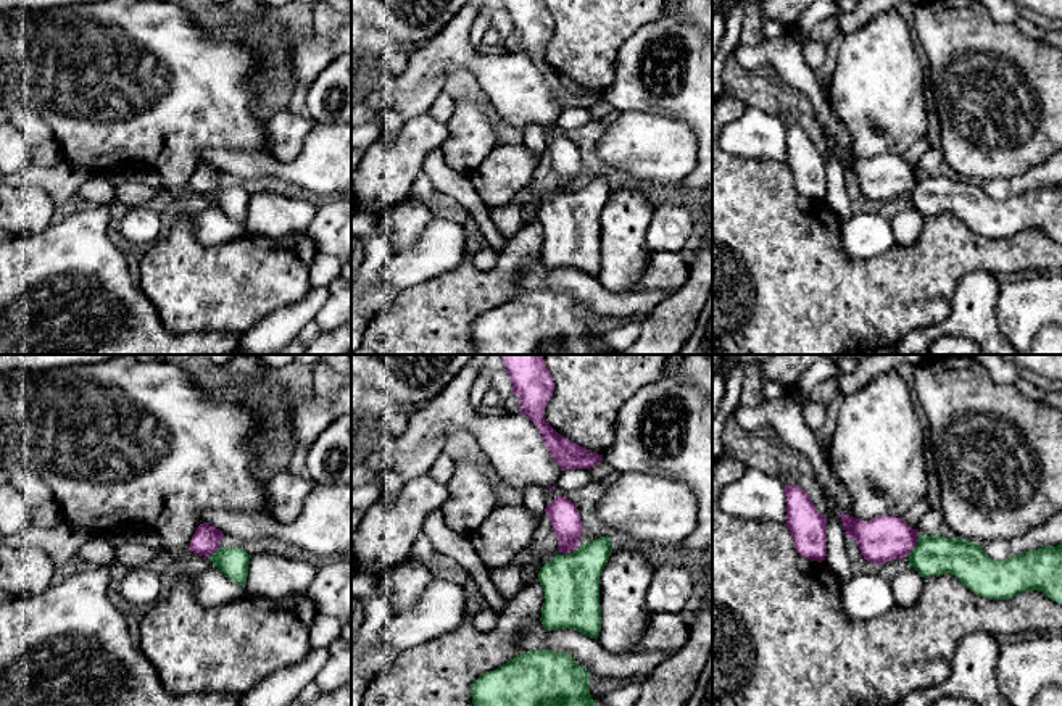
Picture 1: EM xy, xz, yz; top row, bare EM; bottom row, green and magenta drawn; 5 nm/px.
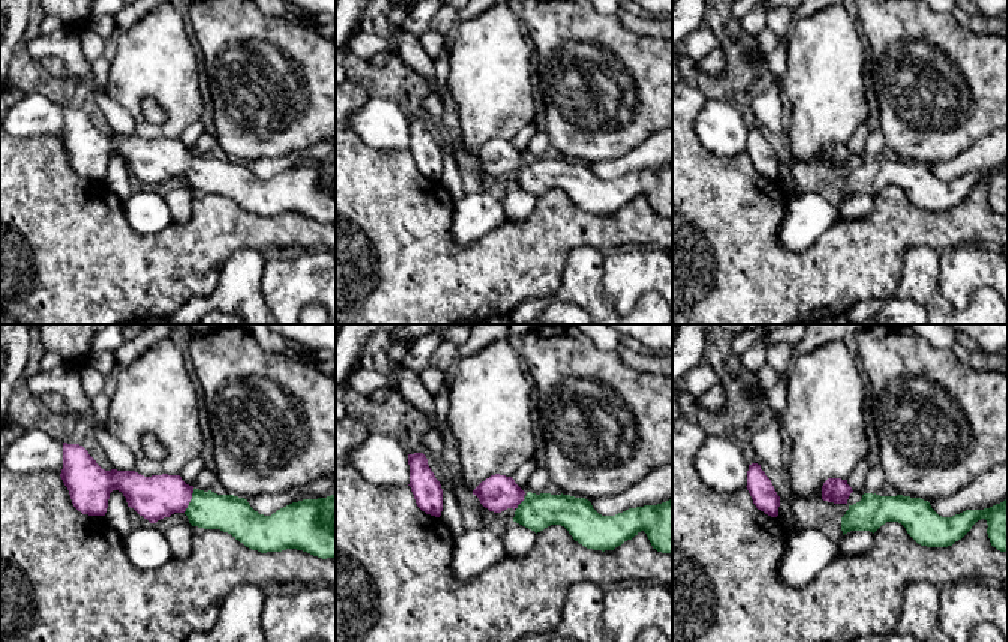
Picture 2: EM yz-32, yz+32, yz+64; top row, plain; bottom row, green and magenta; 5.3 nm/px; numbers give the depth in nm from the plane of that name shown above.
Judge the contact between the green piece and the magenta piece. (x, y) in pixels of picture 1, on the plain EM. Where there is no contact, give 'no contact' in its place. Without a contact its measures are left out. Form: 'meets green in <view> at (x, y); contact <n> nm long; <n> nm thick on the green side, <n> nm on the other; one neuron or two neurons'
meets green in yz at (916, 184); contact 130 nm long; 200 nm thick on the green side, 220 nm on the other; one neuron

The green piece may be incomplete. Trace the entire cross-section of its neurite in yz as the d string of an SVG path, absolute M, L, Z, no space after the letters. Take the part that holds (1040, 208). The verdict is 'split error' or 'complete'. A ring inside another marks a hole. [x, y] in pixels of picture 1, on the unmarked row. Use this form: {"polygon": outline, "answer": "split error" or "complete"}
{"polygon": "M841 152L840 156L848 177L854 177L861 193L875 205L907 195L909 206L922 216L952 213L983 237L1009 239L1038 229L1062 243L1062 184L994 200L978 181L922 174L902 156L861 160Z", "answer": "split error"}

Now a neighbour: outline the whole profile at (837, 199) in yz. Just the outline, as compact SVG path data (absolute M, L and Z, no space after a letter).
M830 148L827 153L827 195L823 201L838 216L840 222L844 222L853 216L848 197L848 179L840 152Z

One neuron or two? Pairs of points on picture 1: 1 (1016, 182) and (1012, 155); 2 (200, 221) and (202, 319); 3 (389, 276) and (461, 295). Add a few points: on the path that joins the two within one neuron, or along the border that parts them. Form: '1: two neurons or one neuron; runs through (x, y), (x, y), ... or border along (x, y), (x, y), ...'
1: two neurons; border along (1045, 160), (1017, 174), (998, 176), (982, 182)
2: two neurons; border along (190, 216), (195, 237), (207, 245), (237, 236)
3: two neurons; border along (452, 268), (402, 290)

